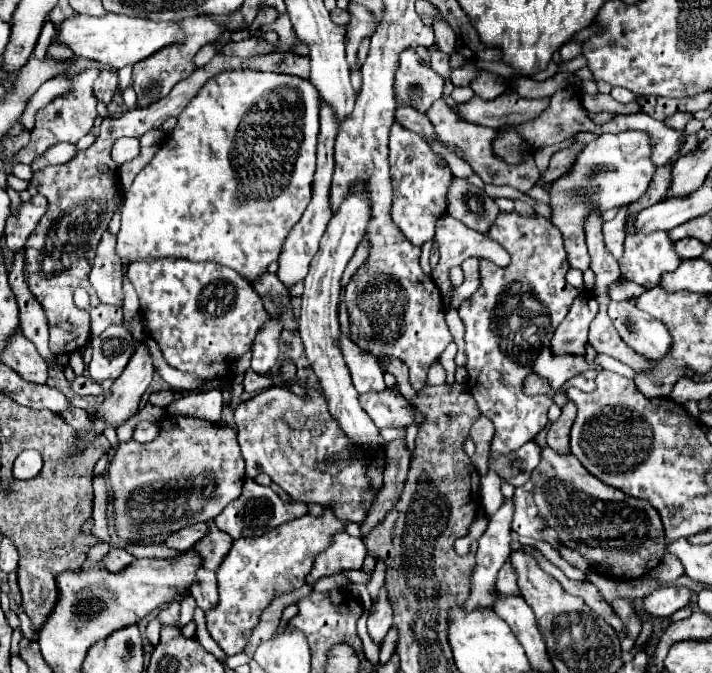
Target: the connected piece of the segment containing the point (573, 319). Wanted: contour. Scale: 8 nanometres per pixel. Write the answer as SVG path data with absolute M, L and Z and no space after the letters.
M582 293L577 297L566 319L558 325L558 331L554 333L552 345L558 353L584 353L584 345L588 343L588 325L597 315L599 304L592 294Z

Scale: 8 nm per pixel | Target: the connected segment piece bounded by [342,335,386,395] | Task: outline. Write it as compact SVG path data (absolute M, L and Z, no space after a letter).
M342 335L342 351L352 371L352 381L358 393L381 392L386 389L383 371L377 358L358 347L352 339Z

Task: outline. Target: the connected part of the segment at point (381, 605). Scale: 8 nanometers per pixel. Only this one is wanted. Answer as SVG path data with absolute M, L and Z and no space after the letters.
M382 587L378 603L374 611L368 615L368 635L380 647L388 629L390 629L390 605L386 603L386 587Z

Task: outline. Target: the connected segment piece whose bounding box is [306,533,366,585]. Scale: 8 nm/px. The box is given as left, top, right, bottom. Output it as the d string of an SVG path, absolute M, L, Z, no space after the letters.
M348 533L336 535L334 543L326 551L322 551L322 555L318 555L318 559L314 561L314 567L306 577L306 581L314 585L324 575L334 575L346 569L360 569L364 557L366 547L362 539L350 537Z

